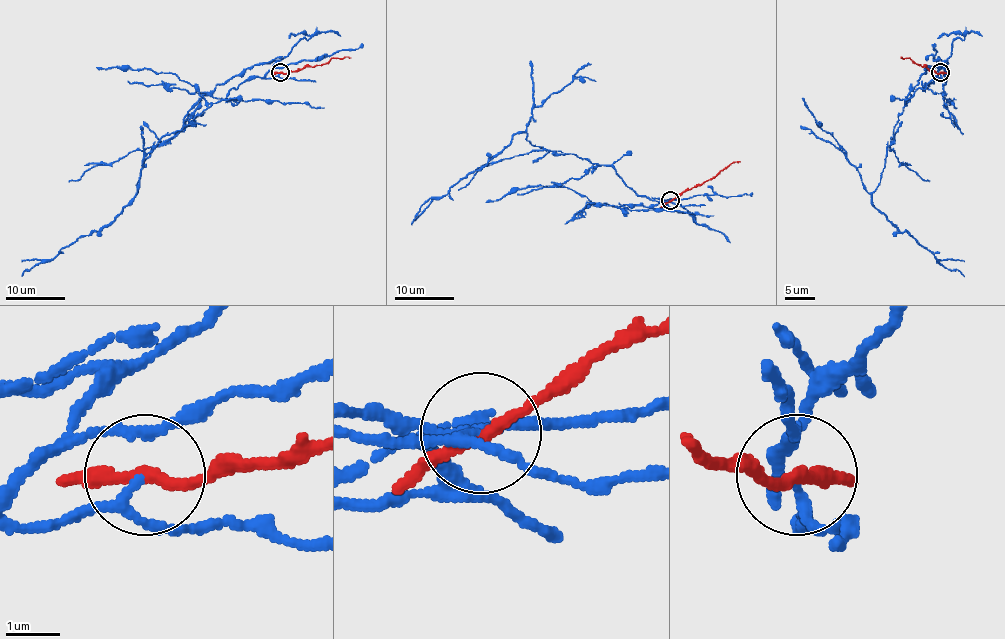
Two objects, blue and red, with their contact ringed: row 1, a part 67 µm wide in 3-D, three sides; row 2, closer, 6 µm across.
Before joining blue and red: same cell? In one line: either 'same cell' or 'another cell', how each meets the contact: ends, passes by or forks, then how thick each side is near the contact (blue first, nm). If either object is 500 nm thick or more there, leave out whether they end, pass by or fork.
another cell | blue passes by | red passes by | 140/240 nm

